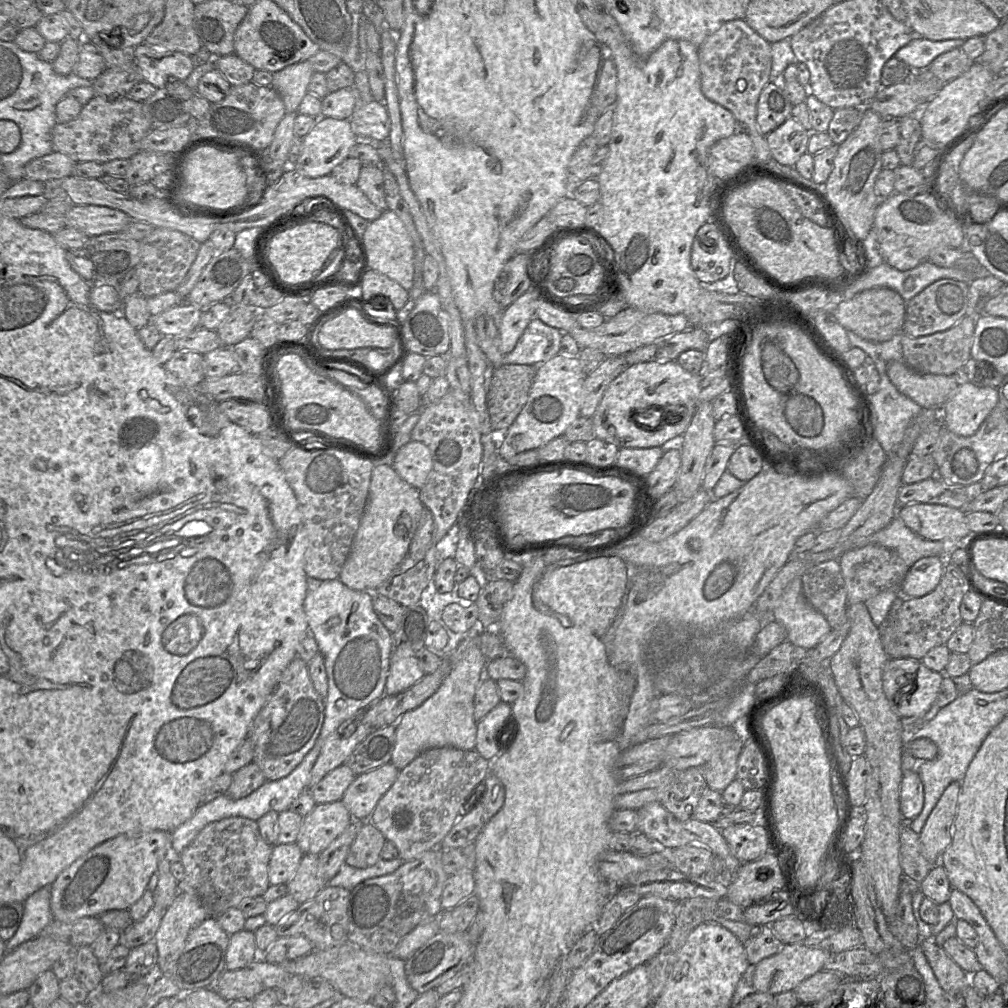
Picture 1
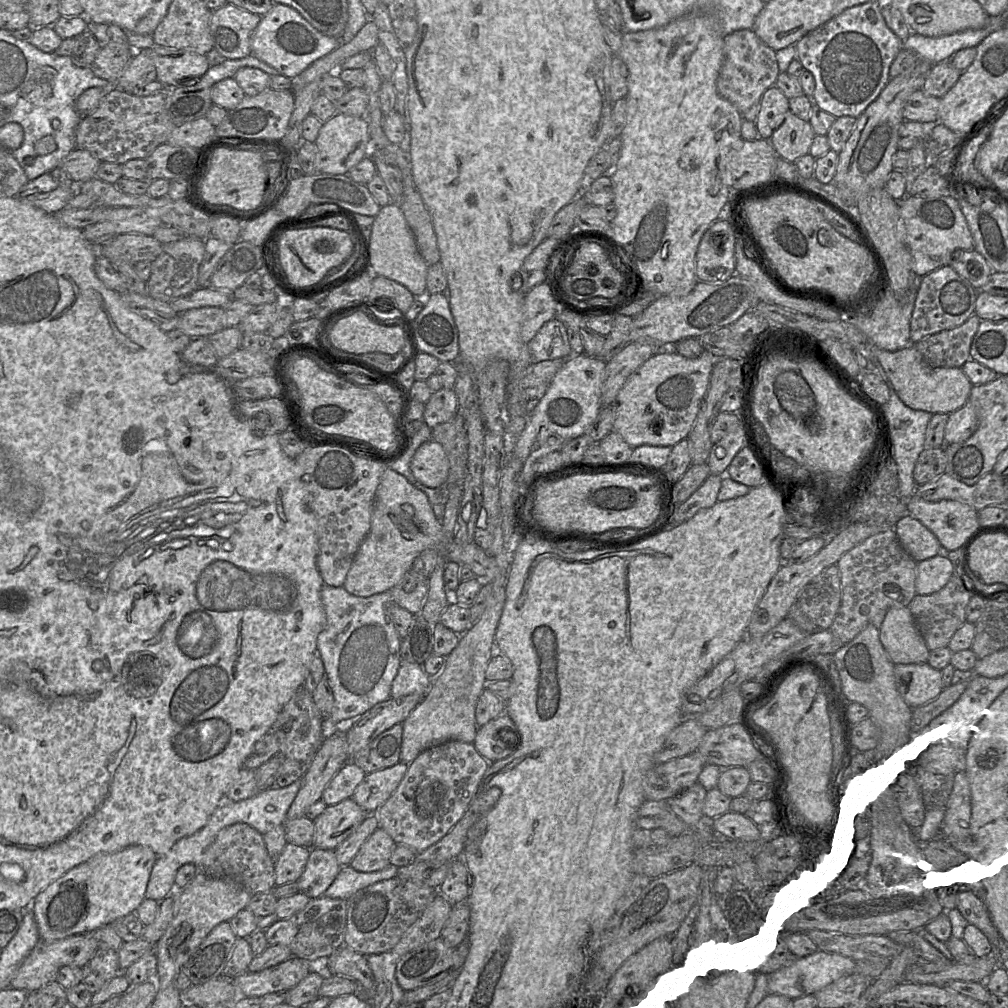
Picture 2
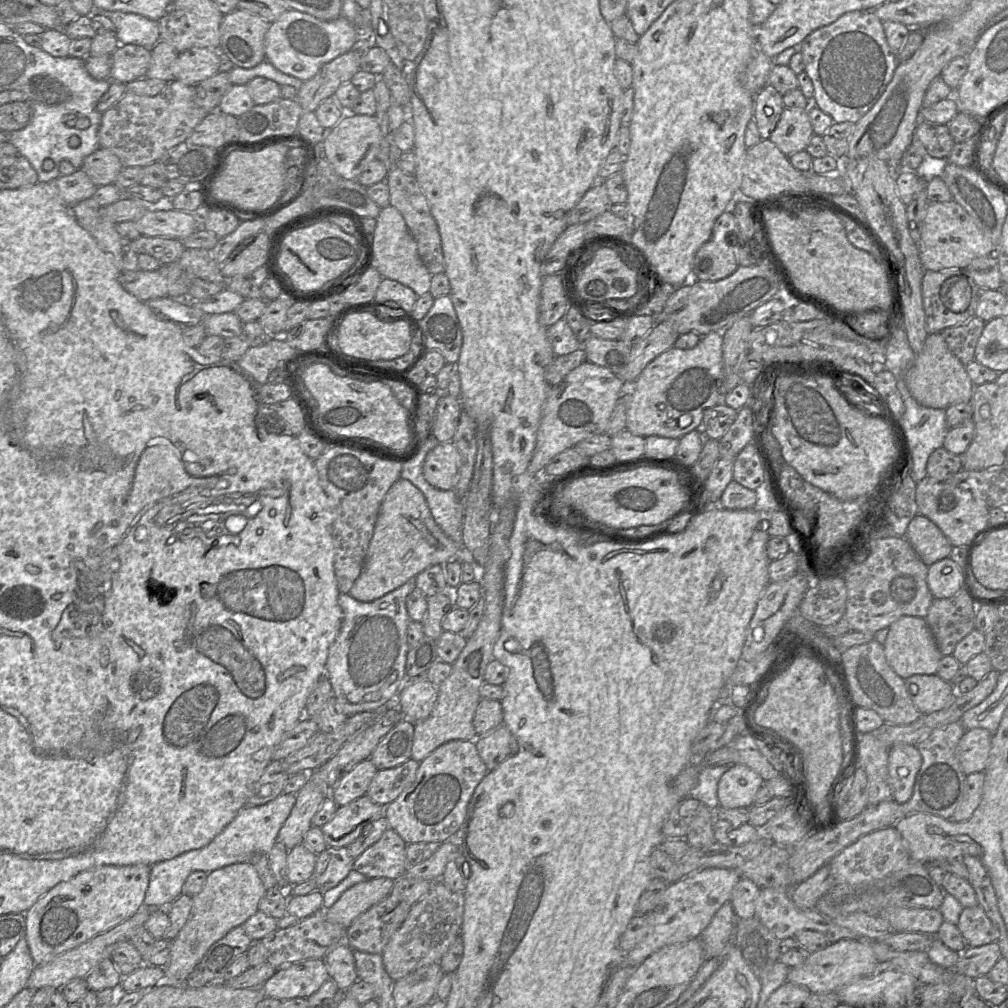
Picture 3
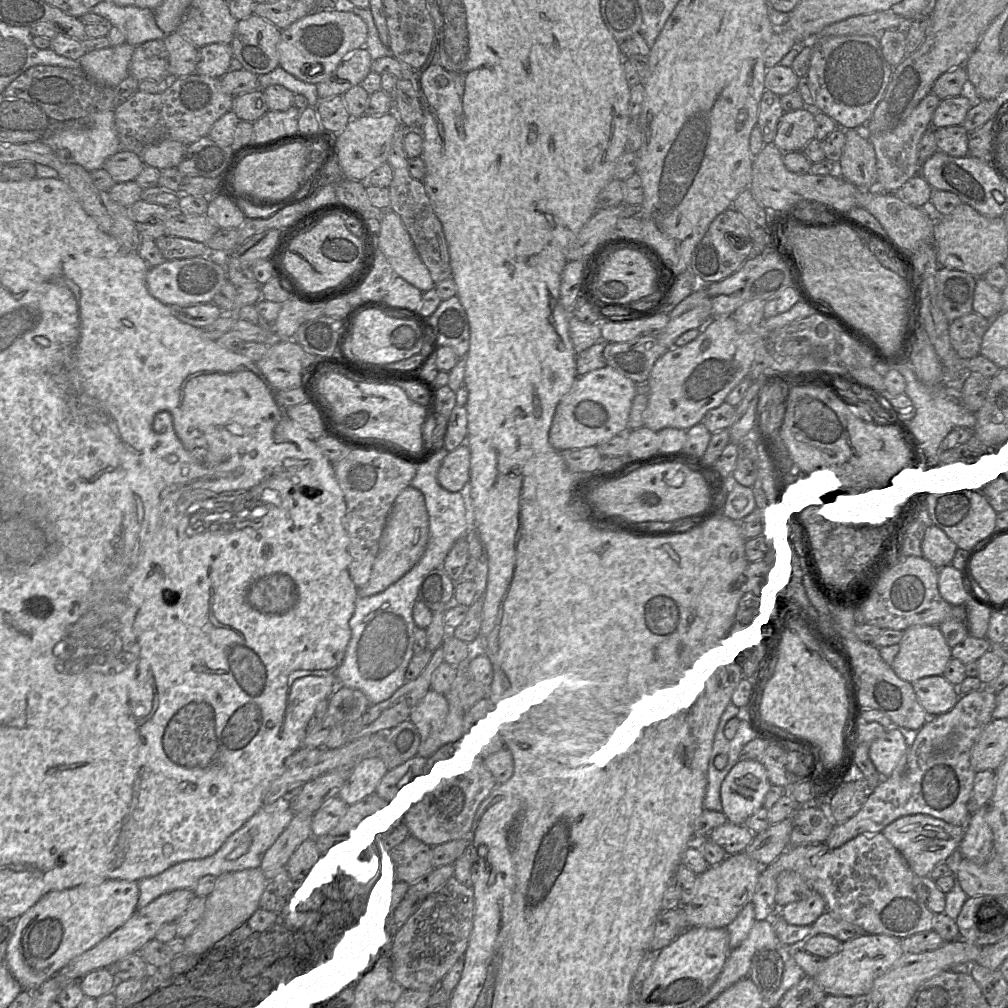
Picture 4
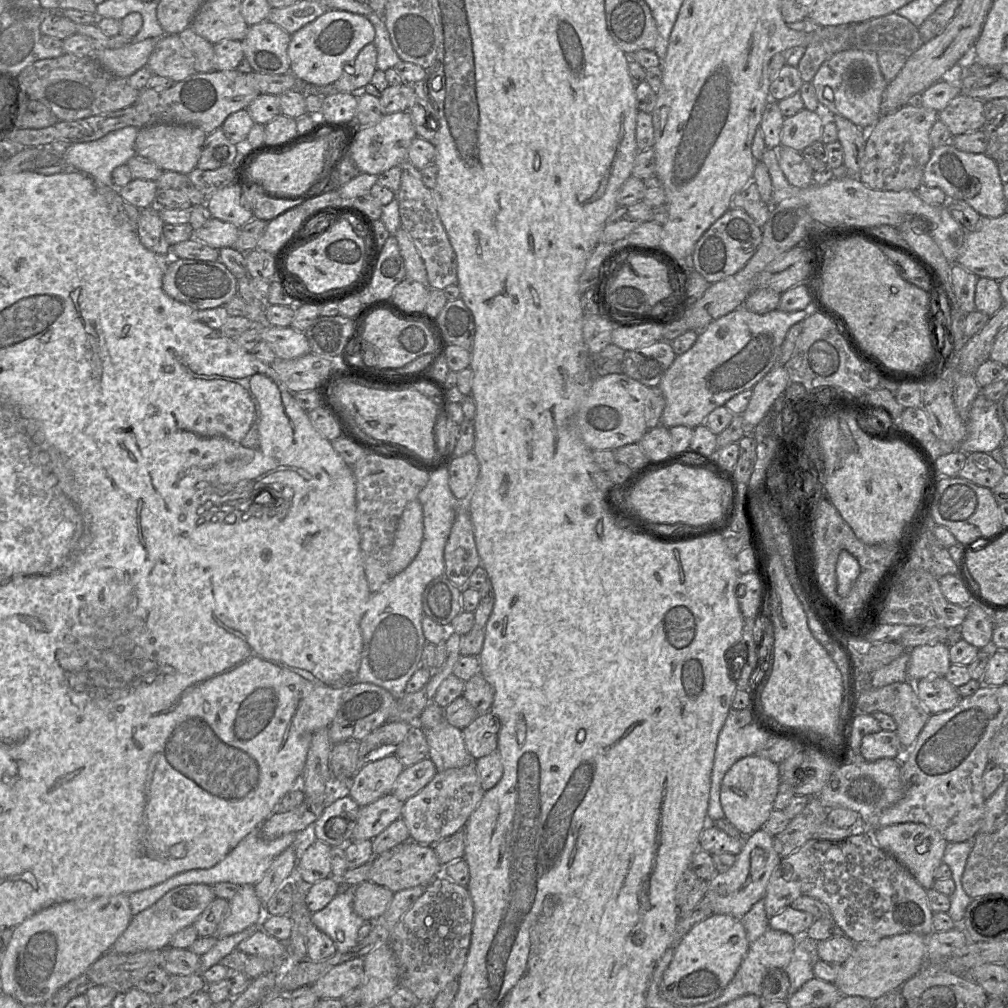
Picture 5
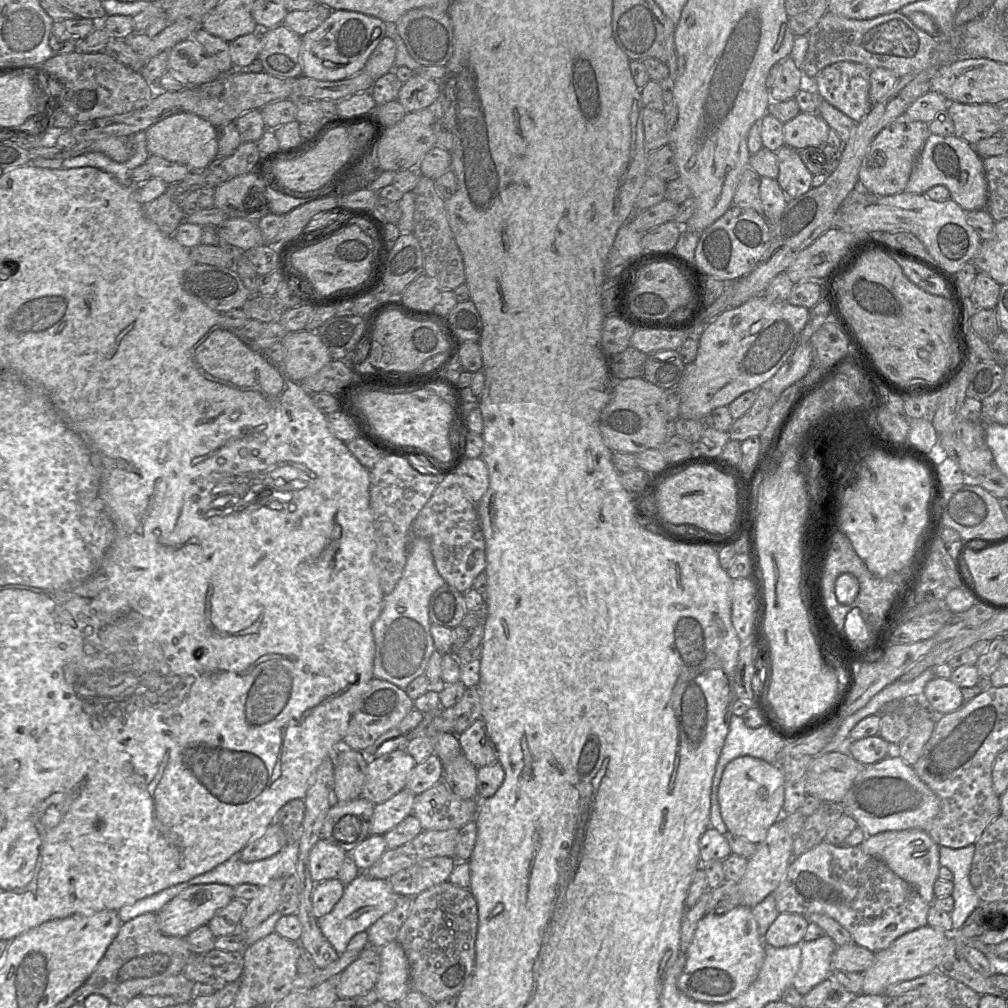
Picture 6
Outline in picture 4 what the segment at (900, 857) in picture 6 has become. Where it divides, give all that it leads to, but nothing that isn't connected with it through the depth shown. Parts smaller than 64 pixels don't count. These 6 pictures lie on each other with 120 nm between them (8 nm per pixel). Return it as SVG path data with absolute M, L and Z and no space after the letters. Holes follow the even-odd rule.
M926 814L902 816L887 825L882 834L901 853L913 873L920 877L930 876L933 869L959 848L966 828L949 824Z

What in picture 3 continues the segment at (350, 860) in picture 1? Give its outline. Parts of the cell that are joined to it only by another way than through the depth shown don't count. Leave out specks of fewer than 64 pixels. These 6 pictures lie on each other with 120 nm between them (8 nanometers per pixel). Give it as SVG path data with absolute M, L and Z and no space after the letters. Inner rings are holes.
M389 828L376 843L354 859L353 870L367 879L383 877L396 880L407 871L406 846L403 839Z

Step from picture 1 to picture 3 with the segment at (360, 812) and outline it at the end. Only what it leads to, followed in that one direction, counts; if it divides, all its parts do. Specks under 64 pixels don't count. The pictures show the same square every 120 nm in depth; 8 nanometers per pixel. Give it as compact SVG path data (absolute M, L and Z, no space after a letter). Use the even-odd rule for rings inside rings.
M409 759L397 767L377 771L366 796L381 806L389 805L412 784L418 767L419 762Z

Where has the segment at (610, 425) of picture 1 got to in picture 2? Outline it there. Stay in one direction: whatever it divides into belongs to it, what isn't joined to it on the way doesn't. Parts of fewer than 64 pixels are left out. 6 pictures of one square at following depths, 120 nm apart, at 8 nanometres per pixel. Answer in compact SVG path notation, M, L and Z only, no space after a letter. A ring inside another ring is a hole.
M658 349L627 378L619 391L616 397L616 416L612 431L621 435L632 448L644 444L673 447L679 441L687 439L706 394L715 364L716 357L706 350L697 358L686 358L671 349Z

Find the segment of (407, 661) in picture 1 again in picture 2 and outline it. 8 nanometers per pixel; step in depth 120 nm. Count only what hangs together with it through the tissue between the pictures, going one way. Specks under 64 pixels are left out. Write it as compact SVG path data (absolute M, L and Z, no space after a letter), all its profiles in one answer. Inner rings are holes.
M401 661L398 673L392 682L391 697L399 698L411 694L427 695L434 679L423 670L423 664Z

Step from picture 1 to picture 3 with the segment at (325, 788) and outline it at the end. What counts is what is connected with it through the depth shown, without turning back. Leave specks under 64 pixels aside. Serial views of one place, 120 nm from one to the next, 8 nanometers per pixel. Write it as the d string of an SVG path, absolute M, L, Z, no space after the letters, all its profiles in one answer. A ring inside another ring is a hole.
M369 758L358 763L340 779L333 788L330 797L339 807L365 796L377 771L377 768Z

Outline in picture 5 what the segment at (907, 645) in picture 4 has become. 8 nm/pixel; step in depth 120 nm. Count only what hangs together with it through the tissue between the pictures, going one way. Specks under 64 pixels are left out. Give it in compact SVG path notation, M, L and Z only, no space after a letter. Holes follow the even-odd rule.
M947 642L917 646L909 651L907 674L911 681L945 676L951 666Z

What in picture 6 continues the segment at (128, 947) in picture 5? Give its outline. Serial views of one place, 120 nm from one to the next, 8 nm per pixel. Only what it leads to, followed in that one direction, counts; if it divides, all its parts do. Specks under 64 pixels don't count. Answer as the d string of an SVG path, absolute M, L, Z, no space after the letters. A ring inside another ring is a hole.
M193 885L157 913L160 930L168 936L185 938L198 927L207 925L216 912L233 899L234 887L229 885Z

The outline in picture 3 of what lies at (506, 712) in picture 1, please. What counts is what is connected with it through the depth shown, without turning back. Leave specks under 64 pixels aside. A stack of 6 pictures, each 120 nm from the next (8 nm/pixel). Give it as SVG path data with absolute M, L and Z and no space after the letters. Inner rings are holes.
M502 723L497 728L475 739L478 754L491 771L518 751L518 743L511 731Z

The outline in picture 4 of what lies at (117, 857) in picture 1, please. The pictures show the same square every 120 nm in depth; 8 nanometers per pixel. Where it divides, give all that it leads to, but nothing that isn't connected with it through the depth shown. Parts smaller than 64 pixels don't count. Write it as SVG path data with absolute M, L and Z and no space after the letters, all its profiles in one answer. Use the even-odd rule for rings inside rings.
M115 879L44 895L17 919L6 952L5 964L23 991L33 992L60 973L74 958L125 925L138 910L139 893L138 881Z

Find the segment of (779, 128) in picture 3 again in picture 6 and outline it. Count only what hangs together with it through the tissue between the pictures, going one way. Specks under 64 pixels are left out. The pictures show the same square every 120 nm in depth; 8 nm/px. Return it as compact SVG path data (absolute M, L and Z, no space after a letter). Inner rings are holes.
M801 112L784 123L785 145L801 150L809 146L824 146L827 142L829 125L819 113Z

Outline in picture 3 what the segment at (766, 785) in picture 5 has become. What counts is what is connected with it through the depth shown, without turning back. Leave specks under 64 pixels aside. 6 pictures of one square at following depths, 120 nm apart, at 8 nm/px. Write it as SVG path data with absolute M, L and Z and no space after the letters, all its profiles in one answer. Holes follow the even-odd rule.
M734 763L718 782L718 799L723 808L749 808L765 780L754 770Z

